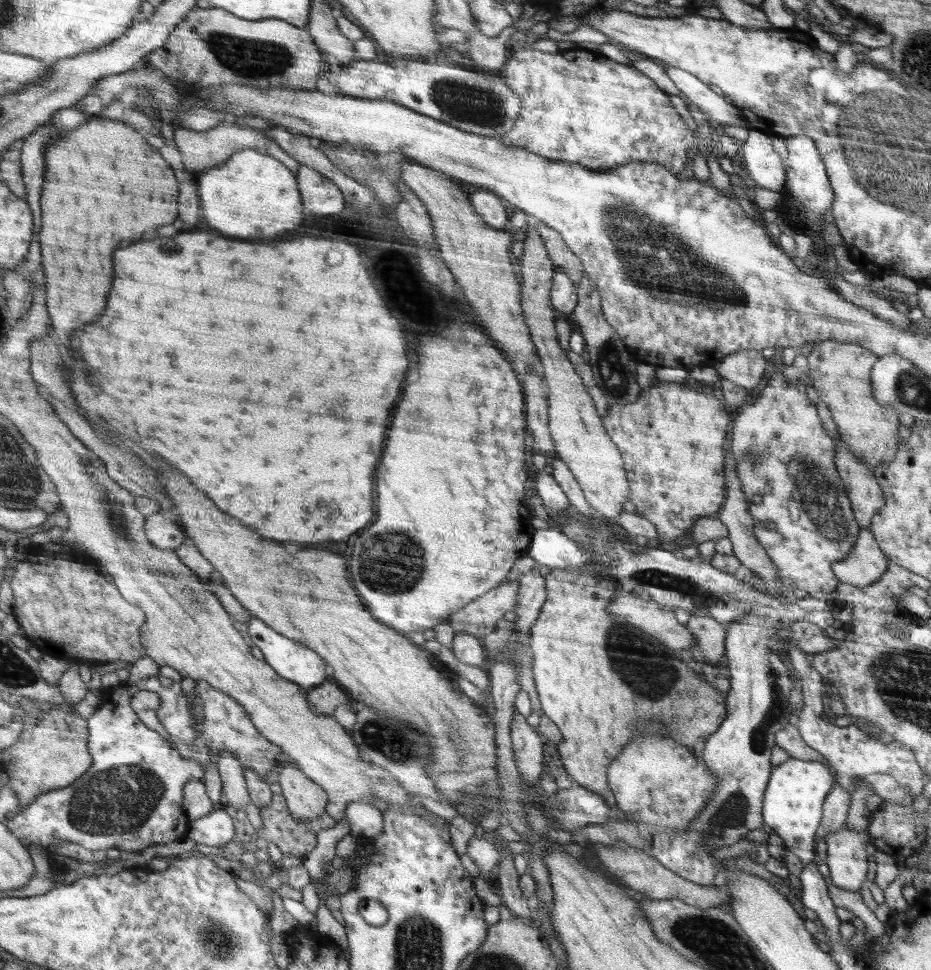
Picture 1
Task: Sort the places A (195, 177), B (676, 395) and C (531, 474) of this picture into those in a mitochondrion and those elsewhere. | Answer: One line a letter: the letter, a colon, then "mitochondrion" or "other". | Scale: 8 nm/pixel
A: other
B: other
C: other

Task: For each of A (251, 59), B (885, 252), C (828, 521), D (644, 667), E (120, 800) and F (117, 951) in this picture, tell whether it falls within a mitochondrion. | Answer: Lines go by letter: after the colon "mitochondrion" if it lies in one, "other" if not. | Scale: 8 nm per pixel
A: mitochondrion
B: other
C: mitochondrion
D: mitochondrion
E: mitochondrion
F: other

